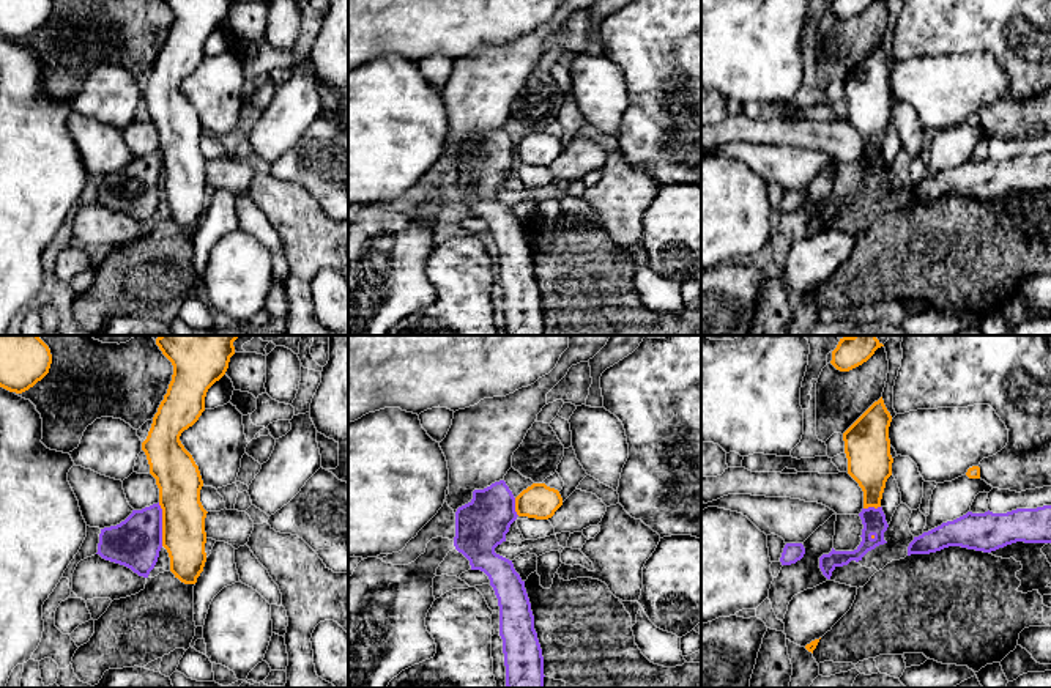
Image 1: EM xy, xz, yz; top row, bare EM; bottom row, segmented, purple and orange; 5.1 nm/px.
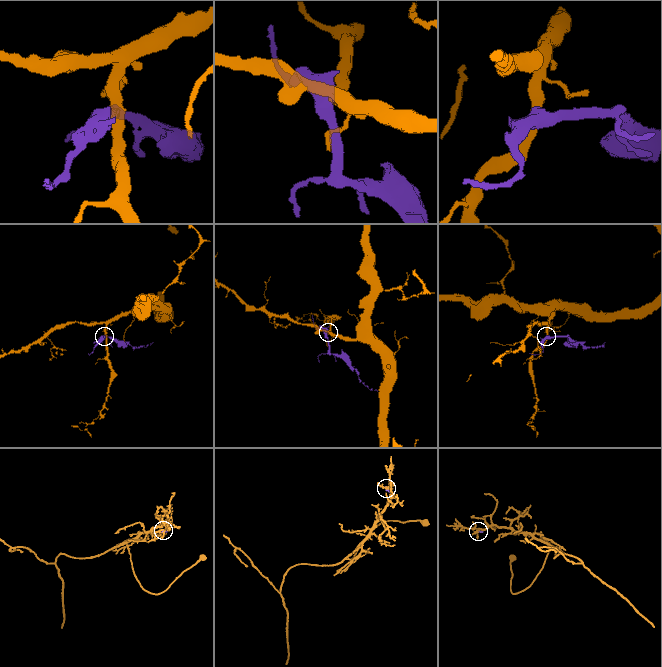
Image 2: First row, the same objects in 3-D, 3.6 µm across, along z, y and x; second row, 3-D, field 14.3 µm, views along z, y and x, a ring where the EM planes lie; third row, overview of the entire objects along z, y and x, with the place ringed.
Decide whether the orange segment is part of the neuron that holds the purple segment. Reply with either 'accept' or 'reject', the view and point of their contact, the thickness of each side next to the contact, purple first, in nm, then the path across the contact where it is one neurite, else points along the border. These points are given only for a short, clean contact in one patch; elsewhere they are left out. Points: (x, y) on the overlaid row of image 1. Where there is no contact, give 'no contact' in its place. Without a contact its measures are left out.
reject; meets purple in xy at (161, 525); 260 nm thick on the purple side, 220 nm on the other; border along xy (158, 503), (161, 509), (163, 545)

